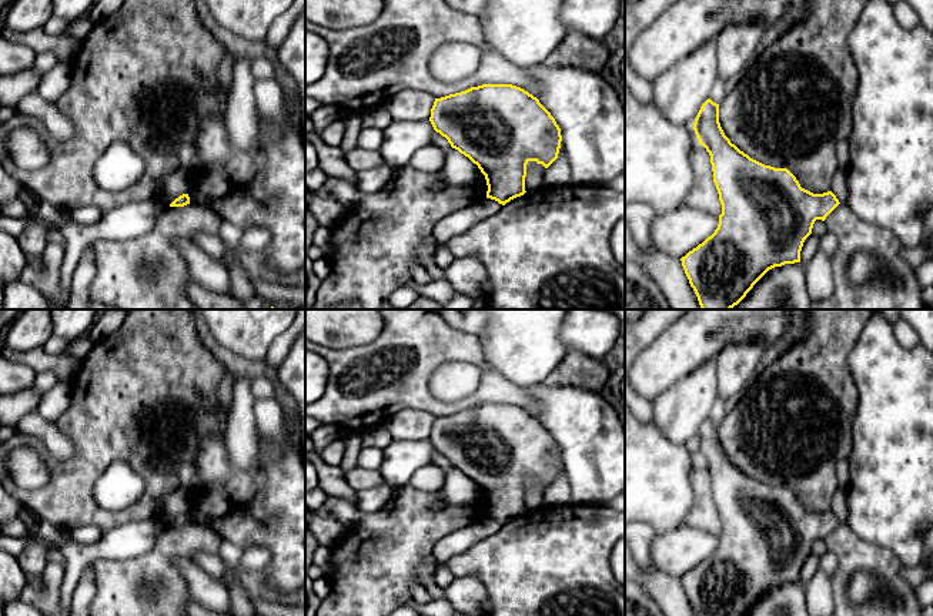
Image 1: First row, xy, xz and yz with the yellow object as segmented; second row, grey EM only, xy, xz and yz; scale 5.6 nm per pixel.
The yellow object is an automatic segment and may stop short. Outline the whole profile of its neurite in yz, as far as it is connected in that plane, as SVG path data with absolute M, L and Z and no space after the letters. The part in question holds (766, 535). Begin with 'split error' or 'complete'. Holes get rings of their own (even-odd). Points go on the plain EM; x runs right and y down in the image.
complete; M710 418L702 424L695 438L693 449L699 463L710 475L713 502L722 523L722 533L715 552L680 578L682 586L696 616L746 616L769 589L800 582L803 562L812 553L815 540L825 540L840 522L832 510L813 513L802 508L787 488L765 485L740 471L725 455L719 442L719 424Z

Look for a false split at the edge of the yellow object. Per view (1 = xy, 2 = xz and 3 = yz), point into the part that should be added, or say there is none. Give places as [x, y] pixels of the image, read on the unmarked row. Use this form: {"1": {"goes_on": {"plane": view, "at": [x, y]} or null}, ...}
{"1": {"goes_on": null}, "2": {"goes_on": null}, "3": {"goes_on": null}}

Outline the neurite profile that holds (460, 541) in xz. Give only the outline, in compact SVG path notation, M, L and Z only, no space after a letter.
M482 518L475 523L464 526L444 538L434 545L434 559L437 565L461 555L475 543L495 535L502 528L495 519Z

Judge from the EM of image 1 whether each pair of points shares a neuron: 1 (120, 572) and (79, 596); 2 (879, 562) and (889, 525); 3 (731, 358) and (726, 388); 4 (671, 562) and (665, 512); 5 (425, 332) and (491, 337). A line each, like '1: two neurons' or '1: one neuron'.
1: two neurons
2: two neurons
3: one neuron
4: two neurons
5: two neurons

